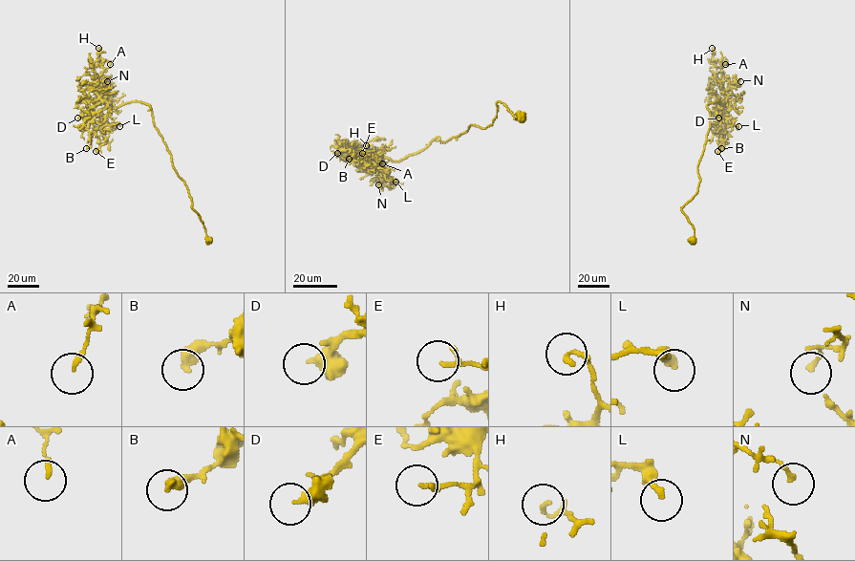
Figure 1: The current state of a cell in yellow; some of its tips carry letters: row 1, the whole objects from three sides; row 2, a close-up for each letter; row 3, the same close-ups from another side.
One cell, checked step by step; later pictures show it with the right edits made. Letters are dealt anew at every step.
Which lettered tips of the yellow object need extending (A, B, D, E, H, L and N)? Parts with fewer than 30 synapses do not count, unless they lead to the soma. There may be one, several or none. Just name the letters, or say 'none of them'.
none of them

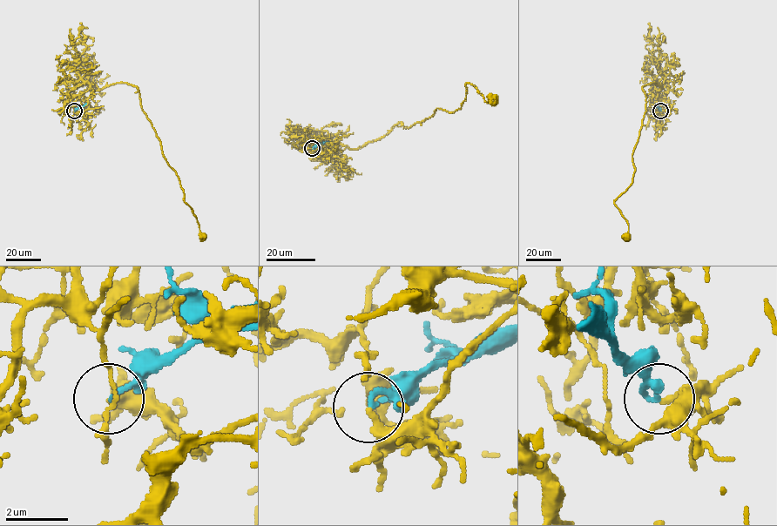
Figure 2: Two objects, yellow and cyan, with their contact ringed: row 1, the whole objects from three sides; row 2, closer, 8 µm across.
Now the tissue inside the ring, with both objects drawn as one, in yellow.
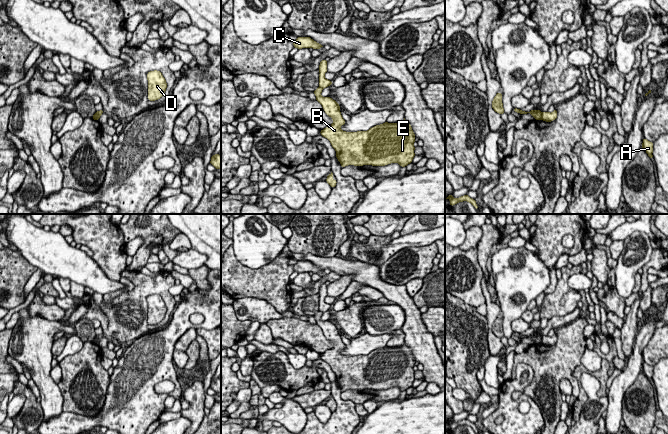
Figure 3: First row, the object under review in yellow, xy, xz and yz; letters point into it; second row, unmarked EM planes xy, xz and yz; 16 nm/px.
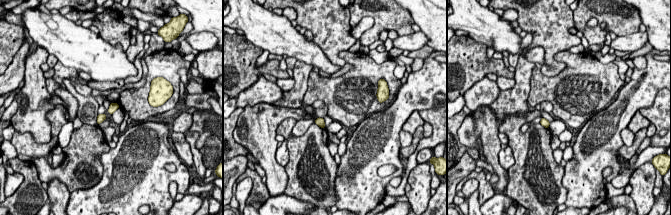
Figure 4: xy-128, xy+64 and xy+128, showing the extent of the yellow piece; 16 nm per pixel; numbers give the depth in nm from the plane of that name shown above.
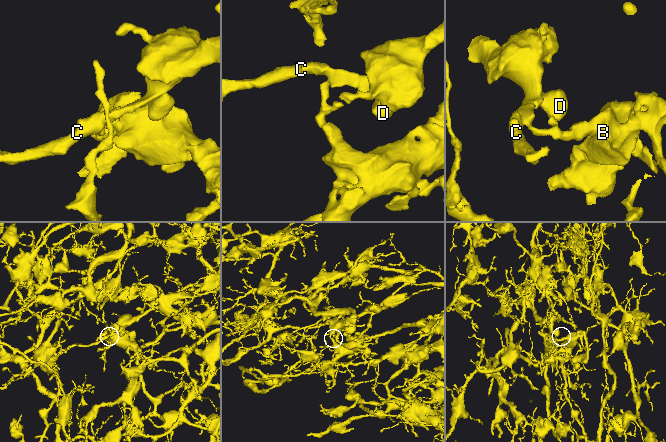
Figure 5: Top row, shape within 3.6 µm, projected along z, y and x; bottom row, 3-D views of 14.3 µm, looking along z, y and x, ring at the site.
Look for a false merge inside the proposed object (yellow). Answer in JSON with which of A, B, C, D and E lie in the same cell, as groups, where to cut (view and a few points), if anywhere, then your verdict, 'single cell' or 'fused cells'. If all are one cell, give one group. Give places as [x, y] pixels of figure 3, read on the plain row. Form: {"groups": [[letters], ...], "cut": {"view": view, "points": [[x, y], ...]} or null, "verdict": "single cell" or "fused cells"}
{"groups": [["A", "B", "E"], ["C", "D"]], "cut": {"view": "yz", "points": [[541, 337], [542, 343]]}, "verdict": "fused cells"}

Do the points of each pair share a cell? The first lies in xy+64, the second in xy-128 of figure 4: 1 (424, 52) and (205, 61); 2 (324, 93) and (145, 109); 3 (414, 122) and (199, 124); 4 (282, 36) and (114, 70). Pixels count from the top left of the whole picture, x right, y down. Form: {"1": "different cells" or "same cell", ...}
{"1": "same cell", "2": "same cell", "3": "different cells", "4": "same cell"}

